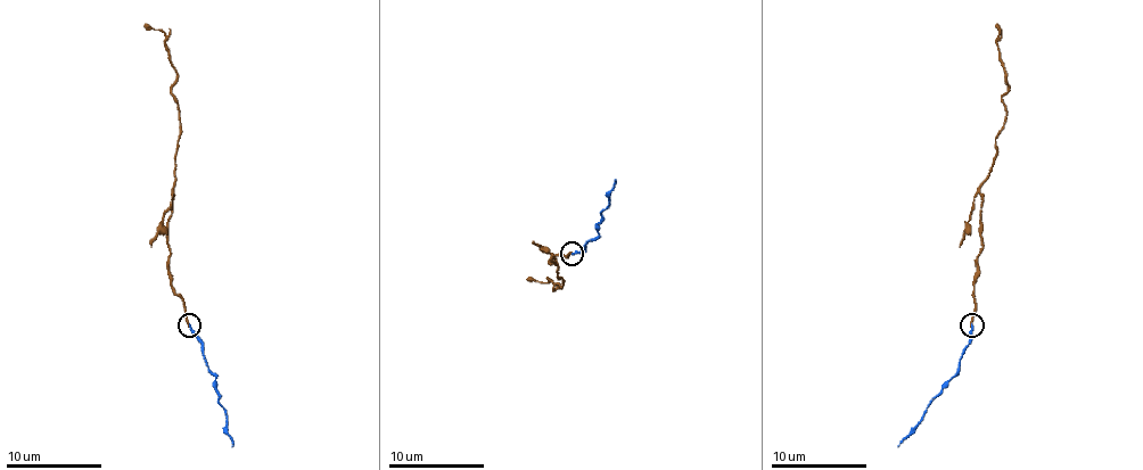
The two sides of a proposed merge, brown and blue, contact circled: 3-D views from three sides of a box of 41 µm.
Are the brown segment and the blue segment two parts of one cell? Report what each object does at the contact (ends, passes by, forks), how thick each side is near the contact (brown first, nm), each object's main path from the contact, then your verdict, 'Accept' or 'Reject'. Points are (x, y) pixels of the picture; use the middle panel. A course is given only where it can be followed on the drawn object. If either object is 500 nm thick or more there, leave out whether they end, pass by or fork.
At the ring brown ends. At the ring blue ends. Thickness 190 nm (brown) against 200 nm. Course of brown: (572, 253), (550, 260), (561, 277), (561, 288), (550, 279), (548, 283), (526, 279). Course of blue: (572, 253), (581, 253), (588, 240), (597, 236), (597, 221), (609, 205), (609, 190), (616, 179). Reject

